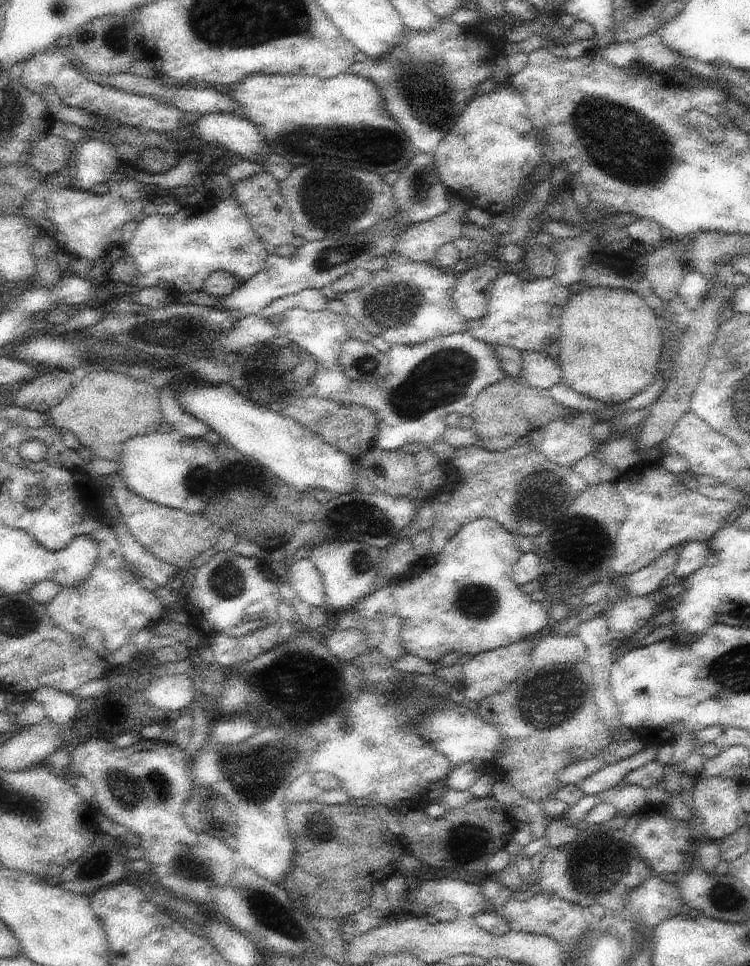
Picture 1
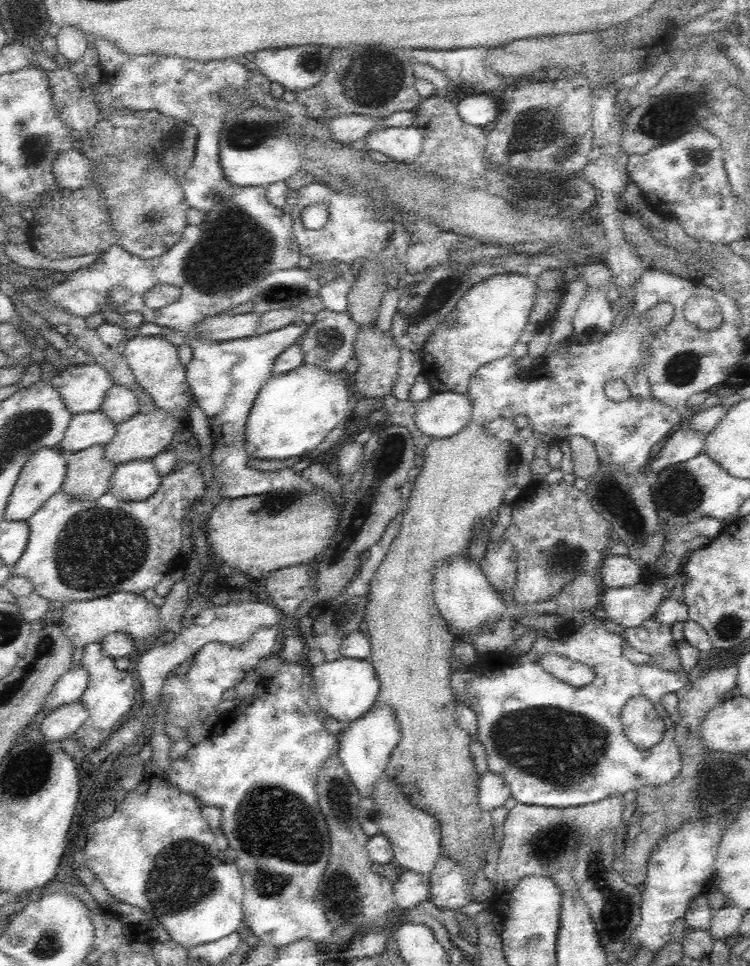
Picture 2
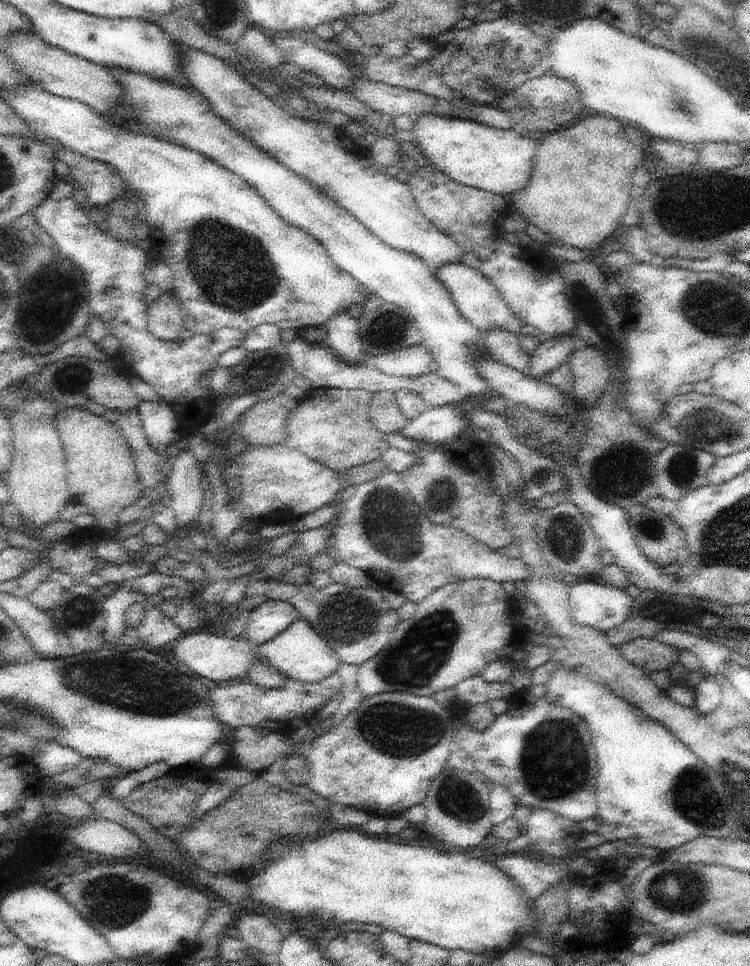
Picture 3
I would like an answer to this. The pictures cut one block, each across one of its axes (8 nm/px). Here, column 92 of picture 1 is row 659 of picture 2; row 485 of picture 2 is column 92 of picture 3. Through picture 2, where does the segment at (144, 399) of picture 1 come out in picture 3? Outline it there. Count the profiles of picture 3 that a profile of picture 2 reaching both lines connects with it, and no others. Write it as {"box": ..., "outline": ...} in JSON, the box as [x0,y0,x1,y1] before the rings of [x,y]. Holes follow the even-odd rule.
{"box":[55,408,143,538],"outline":[[[63,408],[57,412],[55,416],[55,426],[65,450],[65,464],[67,464],[67,484],[69,484],[69,504],[85,504],[91,510],[91,516],[97,520],[97,532],[101,532],[101,538],[109,538],[113,534],[117,534],[117,526],[115,526],[115,518],[117,514],[127,508],[129,504],[137,502],[143,496],[143,482],[139,480],[137,474],[137,462],[135,462],[135,454],[131,452],[133,448],[127,444],[127,440],[123,438],[123,432],[119,432],[119,428],[111,422],[105,422],[101,418],[101,412],[89,412],[83,408]]]}

